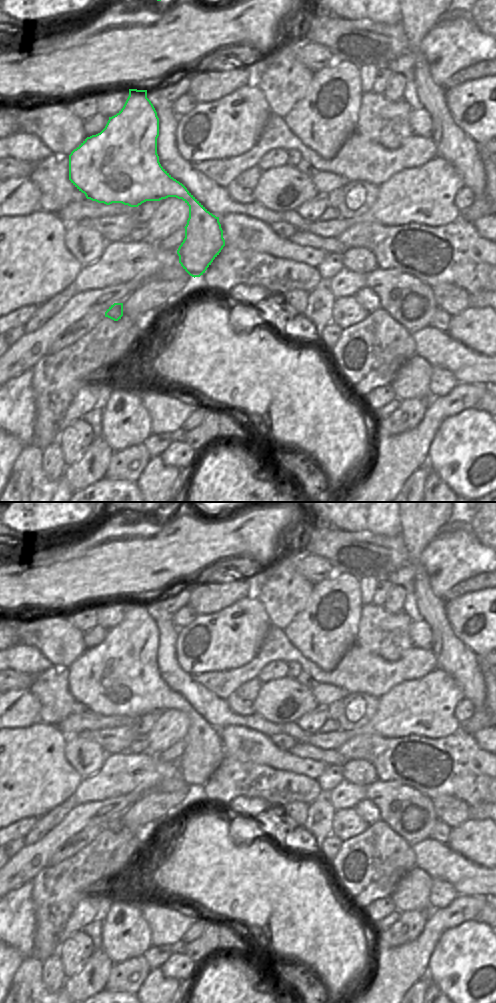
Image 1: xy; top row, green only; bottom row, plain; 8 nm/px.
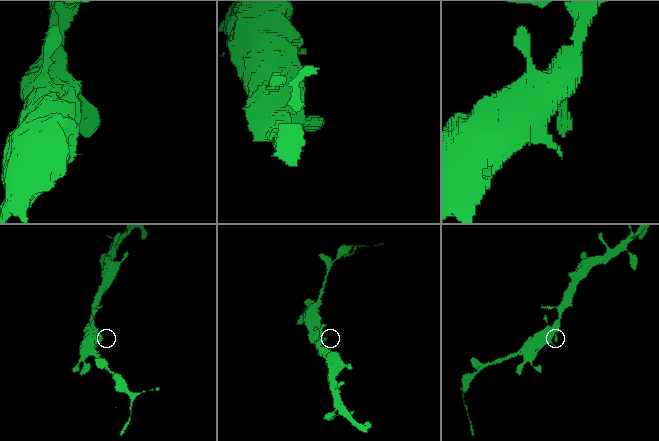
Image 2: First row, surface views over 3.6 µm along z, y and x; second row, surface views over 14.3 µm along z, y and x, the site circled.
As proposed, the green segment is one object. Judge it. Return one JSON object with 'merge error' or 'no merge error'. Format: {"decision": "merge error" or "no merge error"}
{"decision": "no merge error"}

